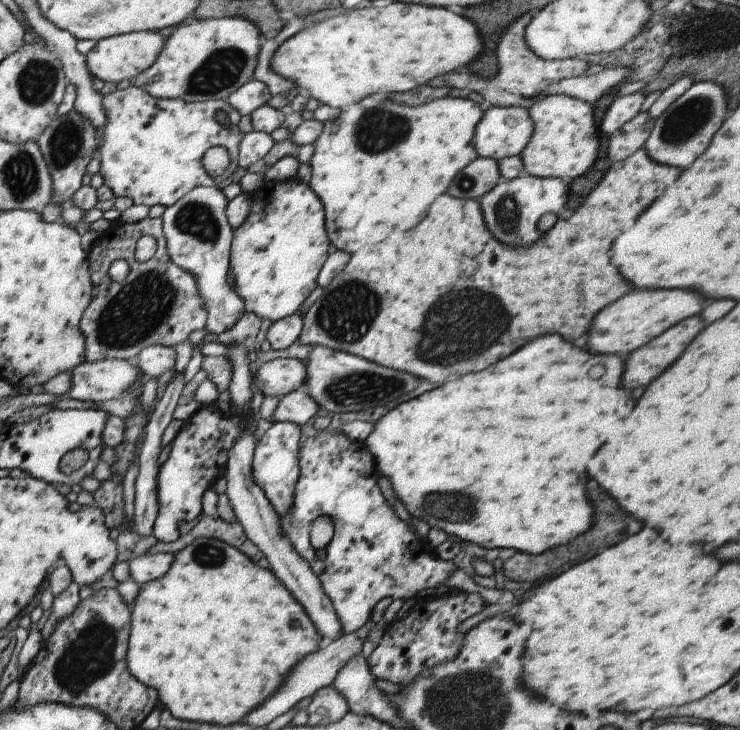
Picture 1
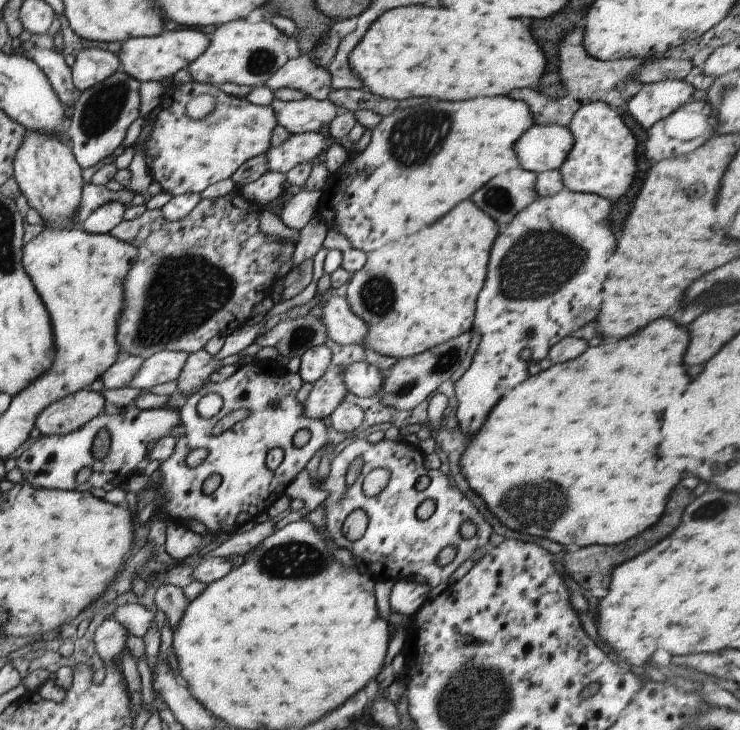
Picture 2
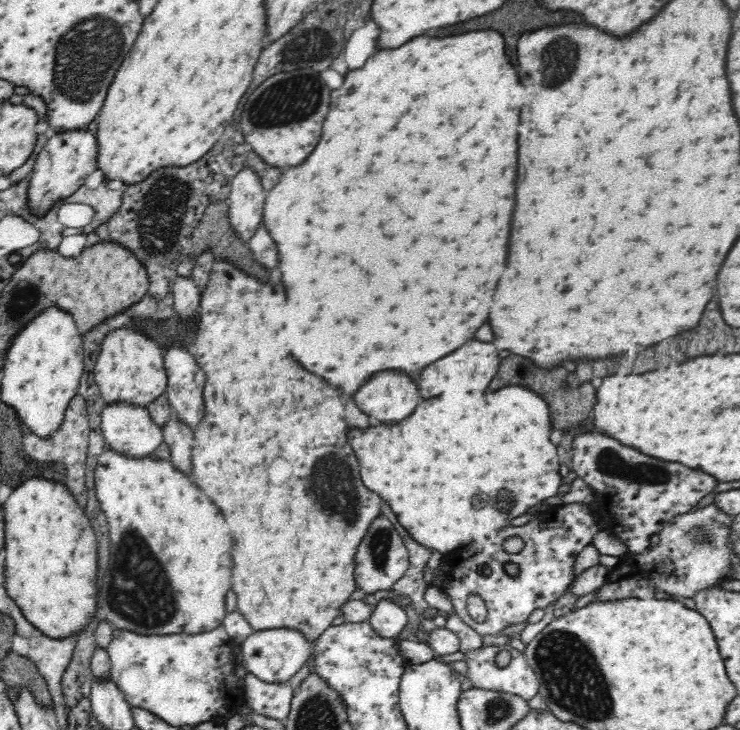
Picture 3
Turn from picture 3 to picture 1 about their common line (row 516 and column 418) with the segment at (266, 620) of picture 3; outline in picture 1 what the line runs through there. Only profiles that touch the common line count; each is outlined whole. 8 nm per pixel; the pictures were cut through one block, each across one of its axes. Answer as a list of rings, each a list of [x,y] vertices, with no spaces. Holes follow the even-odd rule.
[[[641,148],[637,150],[633,156],[621,160],[621,162],[611,162],[609,170],[605,172],[605,176],[601,178],[601,182],[591,190],[591,194],[585,198],[585,202],[575,210],[575,212],[567,212],[563,220],[557,220],[557,224],[541,234],[541,238],[531,246],[525,248],[525,252],[513,252],[511,248],[495,242],[491,238],[489,228],[485,226],[485,218],[481,212],[479,202],[475,200],[459,200],[459,198],[451,198],[447,194],[437,196],[429,210],[427,216],[411,230],[407,230],[405,234],[397,234],[397,236],[387,236],[383,242],[371,246],[371,248],[363,248],[355,254],[351,254],[347,266],[343,268],[341,274],[337,274],[321,292],[321,296],[311,304],[311,308],[305,312],[303,316],[303,330],[299,336],[299,344],[309,344],[309,346],[325,346],[337,352],[349,352],[353,356],[361,356],[369,362],[375,362],[379,366],[391,368],[391,370],[399,370],[399,372],[409,372],[413,376],[419,376],[421,380],[427,380],[431,384],[443,384],[445,378],[449,376],[463,376],[467,372],[479,372],[487,366],[491,366],[495,360],[503,360],[505,356],[509,356],[513,350],[521,348],[523,344],[527,344],[529,340],[533,340],[535,336],[543,336],[543,334],[559,334],[563,340],[577,340],[581,338],[589,326],[591,320],[595,316],[595,312],[599,312],[603,306],[611,304],[613,300],[621,298],[623,294],[627,294],[631,290],[631,286],[627,282],[623,282],[619,278],[619,274],[613,272],[605,272],[607,270],[607,252],[611,248],[611,244],[615,242],[615,238],[621,234],[619,232],[619,220],[615,216],[619,216],[619,210],[625,214],[631,214],[633,218],[639,216],[671,182],[673,176],[679,176],[679,168],[673,166],[663,166],[651,160],[651,156]]]

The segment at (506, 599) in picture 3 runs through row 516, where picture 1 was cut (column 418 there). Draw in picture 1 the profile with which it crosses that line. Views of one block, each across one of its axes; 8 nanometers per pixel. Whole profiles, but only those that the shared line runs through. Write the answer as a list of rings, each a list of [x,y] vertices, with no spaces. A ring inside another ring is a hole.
[[[321,432],[313,438],[307,438],[301,448],[299,448],[299,482],[295,486],[295,498],[291,512],[281,518],[283,534],[289,538],[293,544],[295,552],[309,562],[309,568],[317,576],[317,580],[323,586],[323,592],[329,596],[337,618],[341,622],[341,632],[343,634],[353,634],[357,628],[365,626],[371,618],[373,606],[389,596],[397,600],[409,600],[409,598],[419,598],[421,592],[427,588],[437,588],[443,582],[447,582],[457,566],[453,562],[439,560],[435,556],[435,548],[429,546],[425,538],[421,538],[413,528],[409,528],[403,520],[395,516],[395,510],[387,504],[383,498],[379,486],[377,486],[379,474],[375,468],[373,454],[365,448],[363,442],[353,442],[345,434],[335,436],[331,432]],[[317,516],[329,516],[333,520],[333,538],[329,544],[323,548],[325,556],[319,560],[315,558],[315,548],[309,544],[309,530],[311,524]]]

